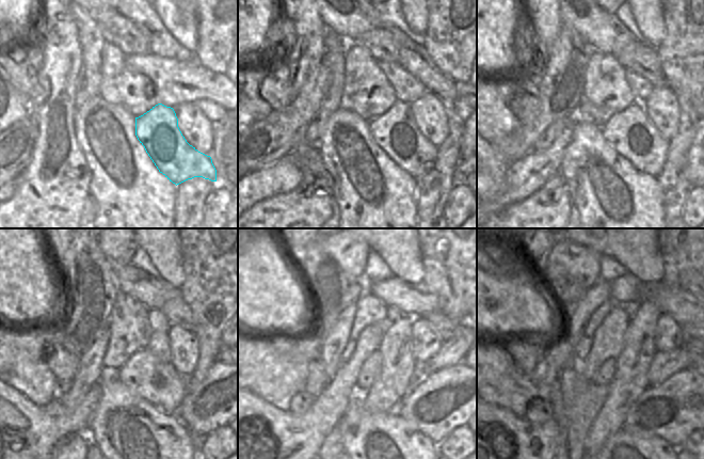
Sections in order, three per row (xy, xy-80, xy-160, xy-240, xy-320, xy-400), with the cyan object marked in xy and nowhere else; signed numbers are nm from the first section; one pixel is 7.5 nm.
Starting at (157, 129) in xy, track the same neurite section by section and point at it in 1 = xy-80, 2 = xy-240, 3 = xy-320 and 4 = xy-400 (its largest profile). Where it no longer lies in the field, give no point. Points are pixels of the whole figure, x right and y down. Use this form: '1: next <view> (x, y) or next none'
1: next xy-80 (396, 132)
2: next xy-240 (158, 382)
3: next xy-320 (371, 367)
4: next xy-400 (605, 375)

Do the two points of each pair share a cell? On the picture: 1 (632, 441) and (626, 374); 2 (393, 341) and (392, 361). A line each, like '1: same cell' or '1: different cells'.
1: different cells
2: same cell

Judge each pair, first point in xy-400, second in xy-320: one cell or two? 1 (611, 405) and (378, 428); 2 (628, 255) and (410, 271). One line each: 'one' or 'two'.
1: two
2: one

